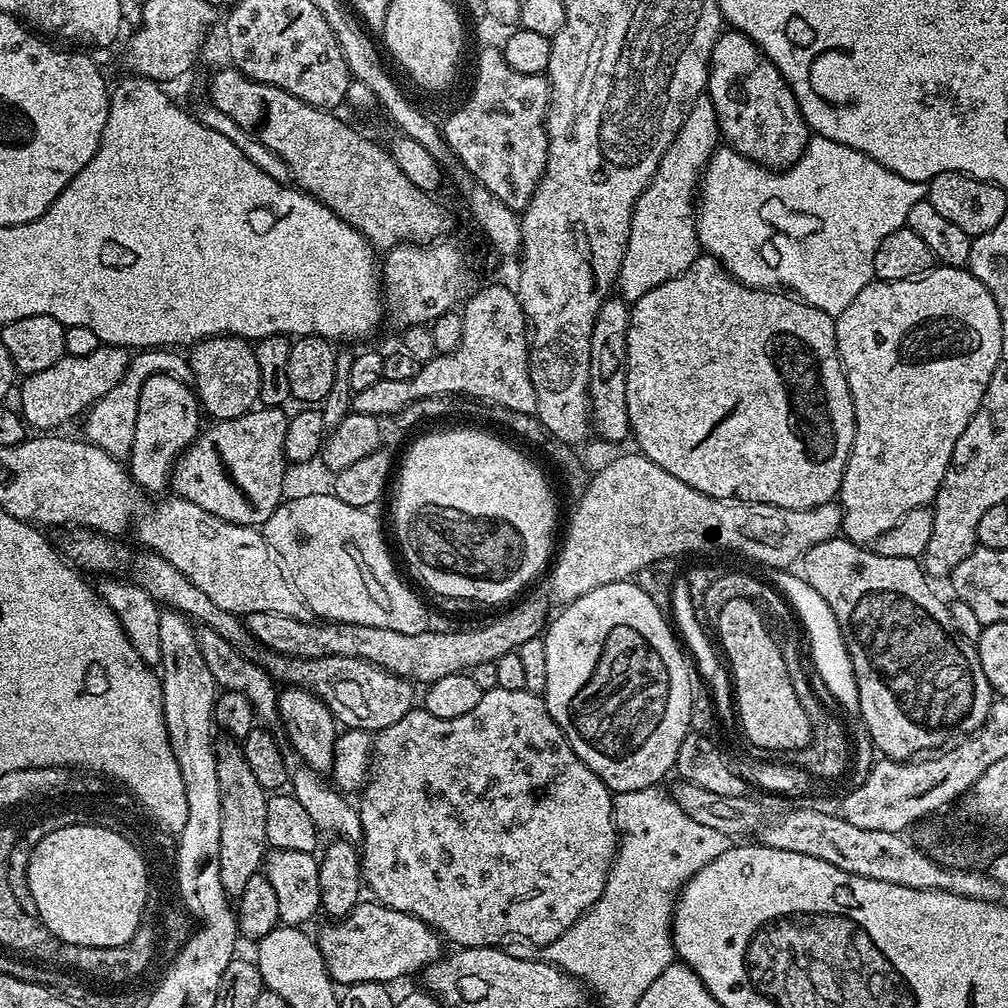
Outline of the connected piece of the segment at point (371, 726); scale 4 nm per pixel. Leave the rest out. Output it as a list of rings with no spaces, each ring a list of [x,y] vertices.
[[[260,650],[260,653],[255,653],[254,659],[281,685],[305,688],[307,692],[313,692],[318,698],[322,698],[337,725],[345,729],[360,729],[369,734],[381,732],[386,730],[386,726],[394,726],[398,718],[412,711],[418,700],[413,681],[396,676],[362,658],[327,656],[303,660],[281,652]]]

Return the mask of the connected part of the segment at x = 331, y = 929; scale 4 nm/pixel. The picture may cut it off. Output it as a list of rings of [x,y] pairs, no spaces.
[[[360,902],[344,919],[328,922],[318,935],[324,965],[337,985],[400,980],[441,959],[442,937],[435,928],[408,912],[387,908],[379,902],[371,903]]]

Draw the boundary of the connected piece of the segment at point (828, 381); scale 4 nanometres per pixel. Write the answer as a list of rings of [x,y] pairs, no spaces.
[[[701,254],[682,274],[678,274],[674,278],[670,278],[658,286],[654,286],[654,290],[642,294],[642,298],[638,298],[631,305],[628,318],[628,377],[626,378],[626,402],[628,403],[628,426],[634,440],[636,436],[636,444],[640,447],[637,449],[639,449],[642,455],[650,462],[662,466],[662,470],[674,474],[674,478],[686,482],[686,486],[690,486],[702,494],[729,502],[740,501],[745,504],[769,504],[770,506],[782,506],[790,510],[806,510],[814,506],[831,504],[839,497],[842,478],[844,477],[844,467],[848,461],[848,455],[852,449],[854,434],[856,433],[856,411],[852,405],[852,395],[848,389],[848,379],[844,377],[844,365],[840,363],[840,355],[836,349],[835,319],[833,319],[829,313],[818,310],[809,304],[805,304],[803,300],[797,298],[795,295],[785,294],[780,290],[751,288],[750,286],[741,284],[740,281],[730,275],[723,263],[714,256]]]

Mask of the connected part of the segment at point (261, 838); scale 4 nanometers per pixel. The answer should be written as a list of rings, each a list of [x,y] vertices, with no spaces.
[[[223,738],[215,741],[216,766],[218,768],[218,790],[222,794],[222,842],[218,846],[218,870],[222,876],[222,886],[229,897],[236,898],[242,890],[246,890],[246,882],[261,871],[266,859],[266,802],[269,793],[254,778],[254,770],[250,770],[250,762],[246,762],[244,749],[235,739]]]

